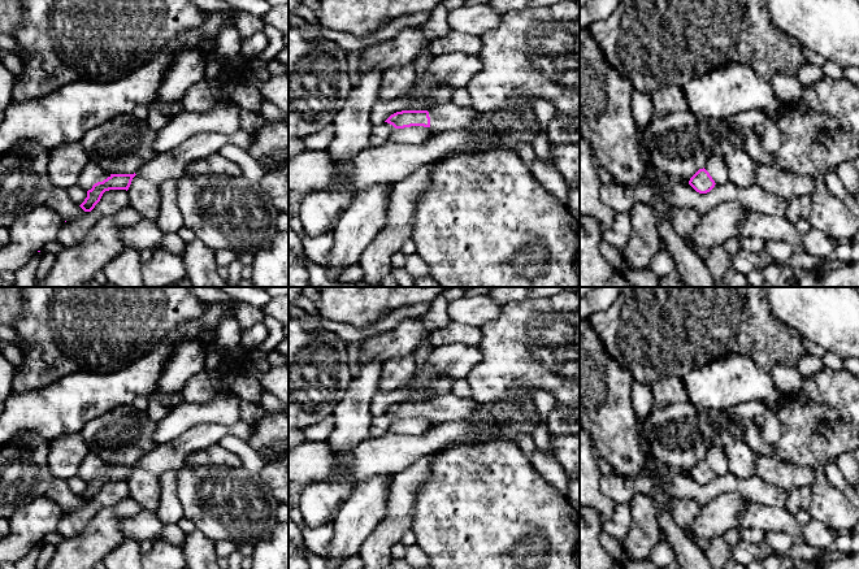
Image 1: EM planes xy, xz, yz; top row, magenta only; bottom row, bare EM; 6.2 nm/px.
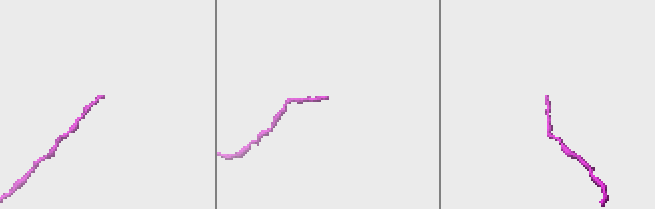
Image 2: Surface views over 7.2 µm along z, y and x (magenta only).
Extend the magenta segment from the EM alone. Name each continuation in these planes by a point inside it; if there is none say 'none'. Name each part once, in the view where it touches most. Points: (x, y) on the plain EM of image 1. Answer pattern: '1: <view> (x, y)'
1: xz (448, 407)

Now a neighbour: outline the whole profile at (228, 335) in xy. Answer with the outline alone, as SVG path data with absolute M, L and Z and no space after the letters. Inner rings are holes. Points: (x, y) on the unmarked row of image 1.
M235 314L224 317L214 334L214 342L221 347L222 360L229 370L244 368L246 356L238 349L240 334Z

